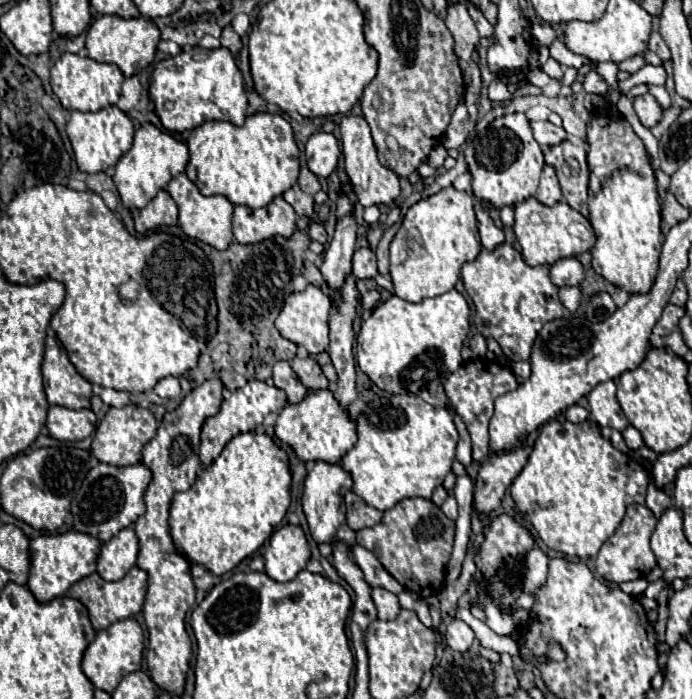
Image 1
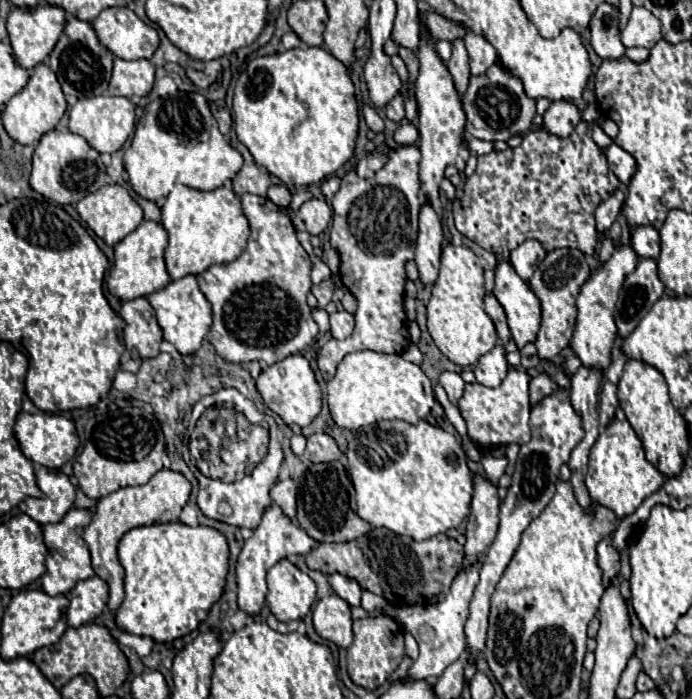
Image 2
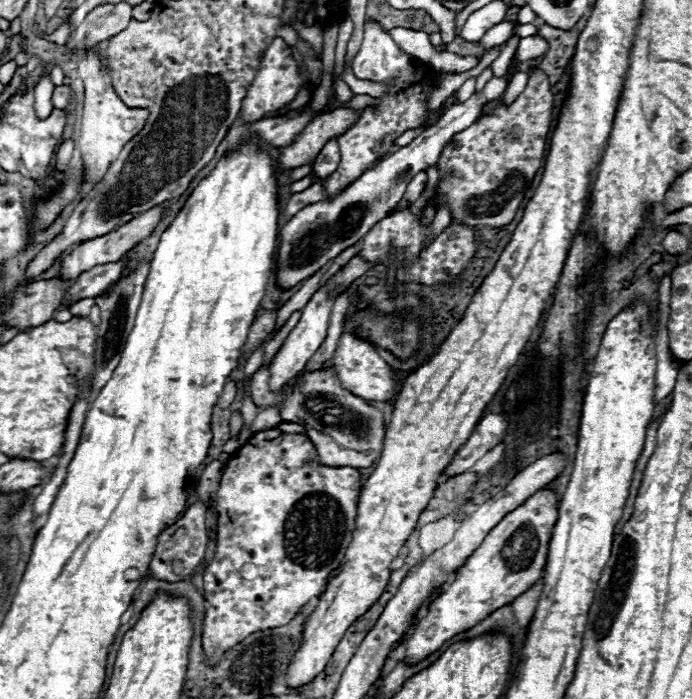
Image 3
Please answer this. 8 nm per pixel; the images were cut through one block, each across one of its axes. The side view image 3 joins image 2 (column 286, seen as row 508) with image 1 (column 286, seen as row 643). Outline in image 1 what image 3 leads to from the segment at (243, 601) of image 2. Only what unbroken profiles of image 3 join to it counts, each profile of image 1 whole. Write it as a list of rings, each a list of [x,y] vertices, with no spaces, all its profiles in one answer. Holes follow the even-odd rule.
[[[308,390],[300,404],[288,404],[276,420],[276,438],[286,442],[302,462],[336,464],[356,444],[356,424],[334,400],[330,390]]]

